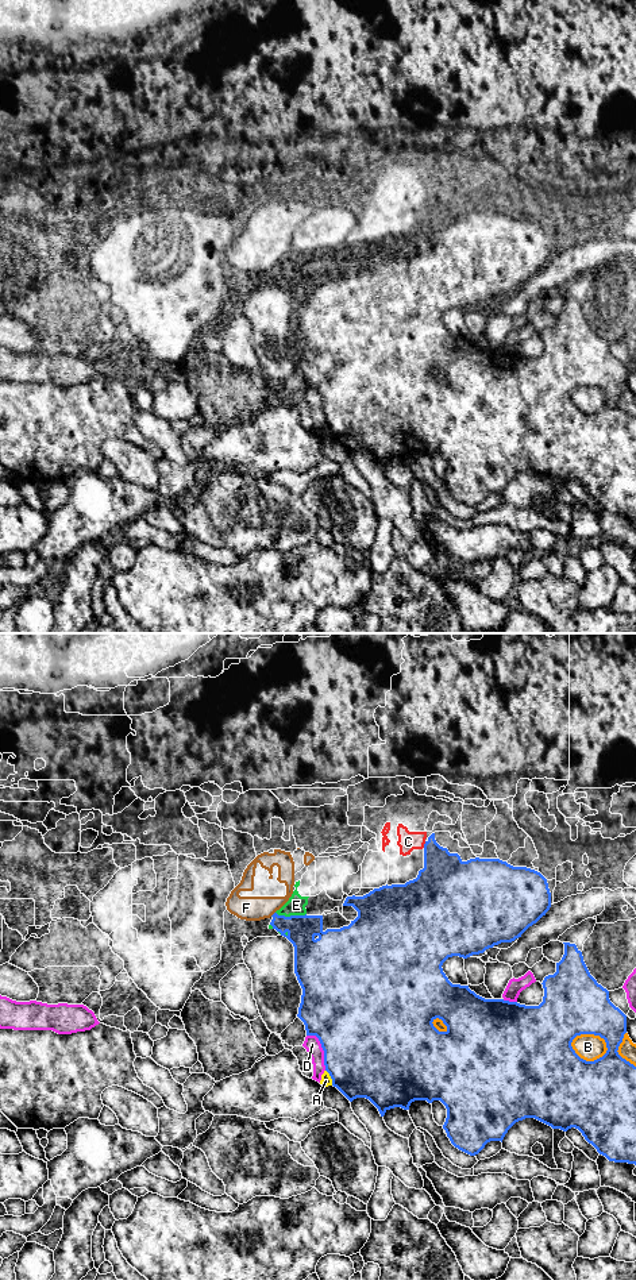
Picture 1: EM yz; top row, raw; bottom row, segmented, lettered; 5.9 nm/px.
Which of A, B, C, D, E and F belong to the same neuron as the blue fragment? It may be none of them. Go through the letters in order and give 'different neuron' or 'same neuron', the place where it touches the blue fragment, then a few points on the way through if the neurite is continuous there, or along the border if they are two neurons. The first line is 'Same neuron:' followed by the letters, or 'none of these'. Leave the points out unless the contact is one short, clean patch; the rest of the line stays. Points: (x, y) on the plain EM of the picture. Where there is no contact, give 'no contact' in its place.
Same neuron: none of these
A: different neuron; contact yz (331, 430); border yz (326, 421), (332, 436)
B: different neuron; contact yz (592, 385)
C: different neuron; contact yz (424, 196)
D: different neuron; contact yz (323, 401)
E: different neuron; contact yz (290, 268)
F: different neuron; contact yz (273, 266)

